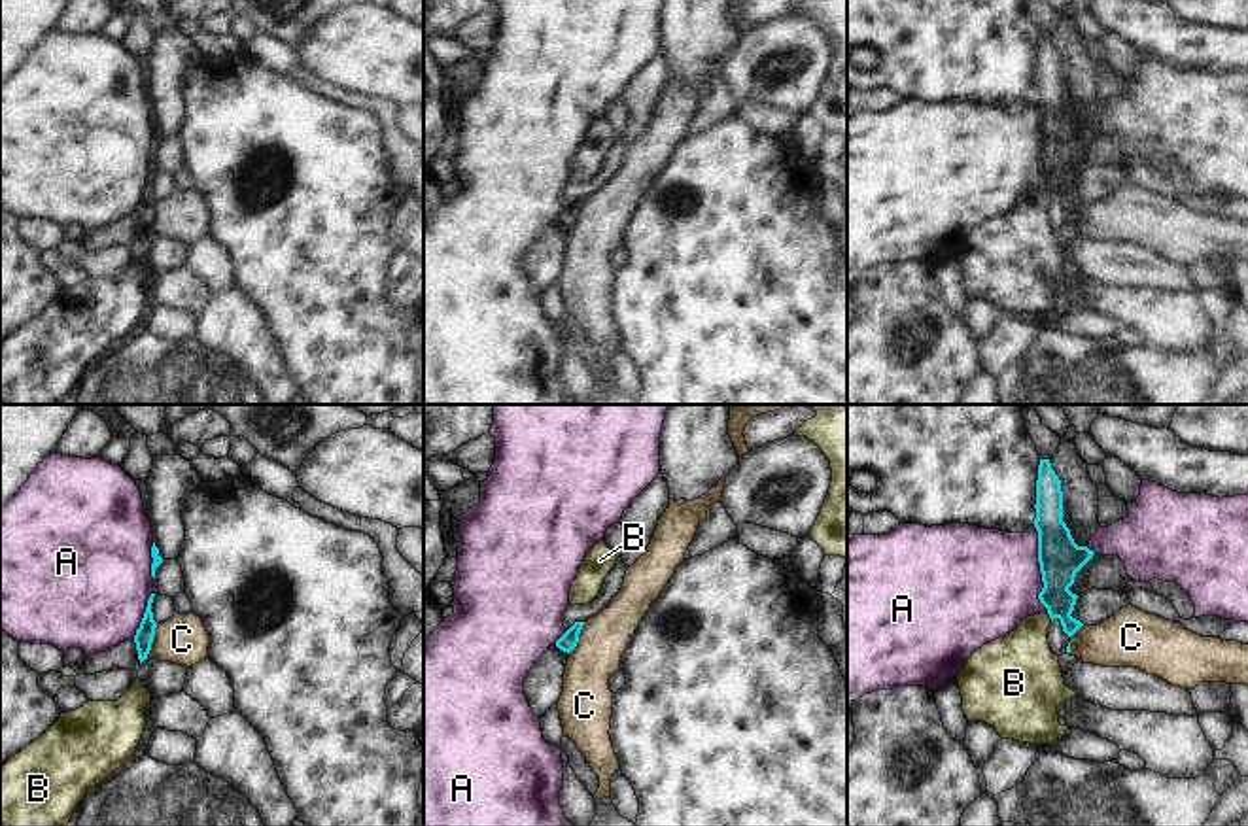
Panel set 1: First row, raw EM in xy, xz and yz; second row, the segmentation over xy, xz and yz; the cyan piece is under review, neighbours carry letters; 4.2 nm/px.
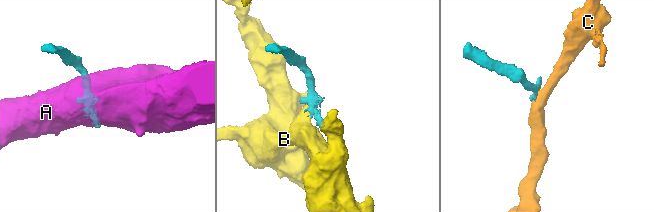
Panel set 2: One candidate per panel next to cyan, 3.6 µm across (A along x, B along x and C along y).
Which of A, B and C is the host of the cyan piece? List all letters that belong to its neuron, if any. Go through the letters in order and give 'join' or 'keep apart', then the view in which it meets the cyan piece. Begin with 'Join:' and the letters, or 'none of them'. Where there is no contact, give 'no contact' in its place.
Join: B
A: keep apart; contact in yz
B: join; contact in yz
C: keep apart; contact in xy

